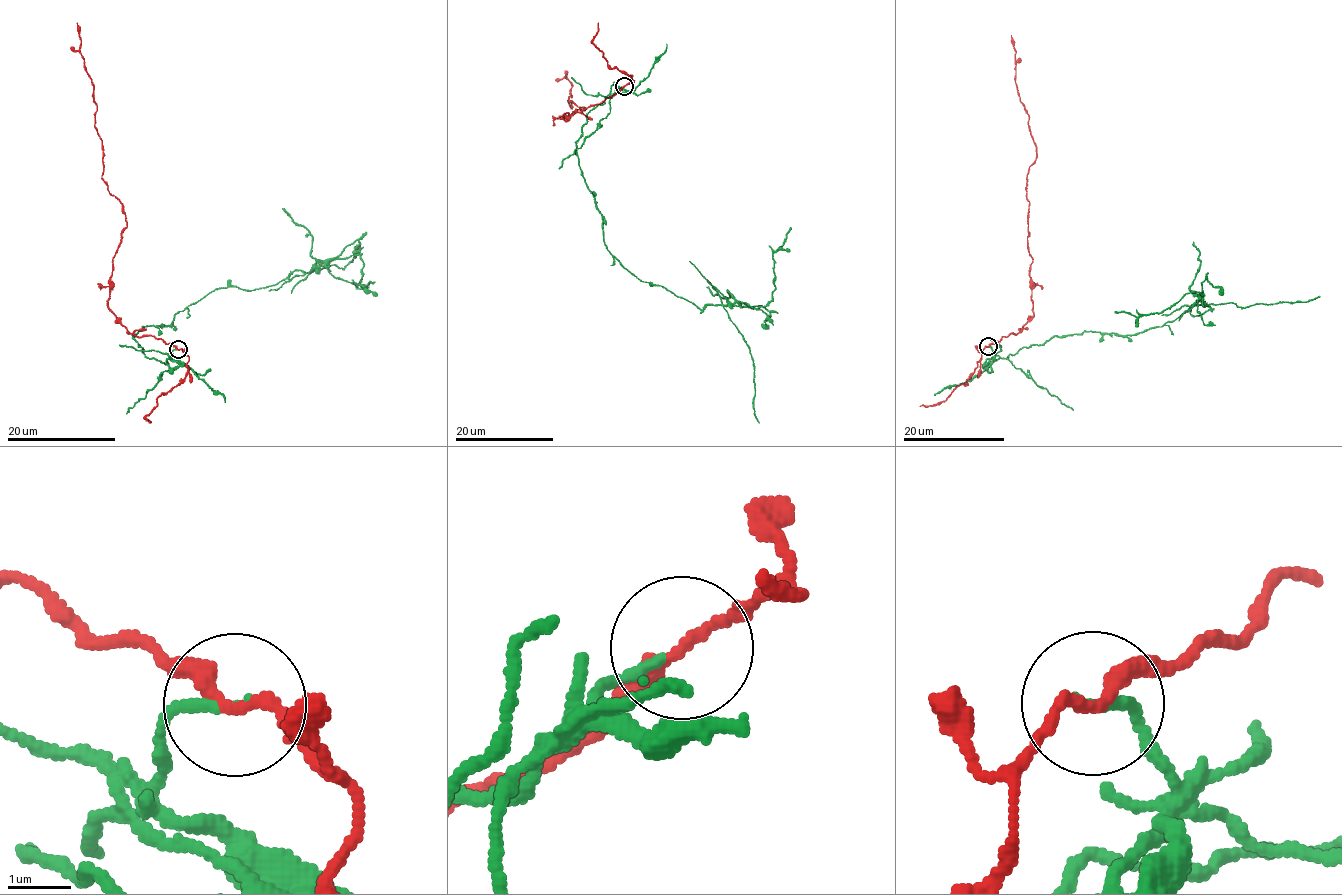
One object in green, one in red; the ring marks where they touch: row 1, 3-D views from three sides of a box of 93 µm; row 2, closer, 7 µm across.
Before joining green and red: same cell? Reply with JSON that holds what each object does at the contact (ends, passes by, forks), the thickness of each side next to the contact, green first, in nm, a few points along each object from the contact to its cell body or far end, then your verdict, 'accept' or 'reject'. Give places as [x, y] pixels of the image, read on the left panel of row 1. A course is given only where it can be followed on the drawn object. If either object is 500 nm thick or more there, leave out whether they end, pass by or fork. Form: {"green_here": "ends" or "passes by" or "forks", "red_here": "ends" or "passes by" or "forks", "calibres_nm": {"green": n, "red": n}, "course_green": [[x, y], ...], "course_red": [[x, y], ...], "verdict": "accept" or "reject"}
{"green_here": "ends", "red_here": "passes by", "calibres_nm": {"green": 130, "red": 200}, "course_green": [[178, 349], [147, 358], [134, 335], [217, 288], [360, 254], [358, 283], [374, 282]], "course_red": [[178, 349], [129, 333], [107, 305], [126, 215], [101, 177], [93, 86], [77, 22]], "verdict": "reject"}

